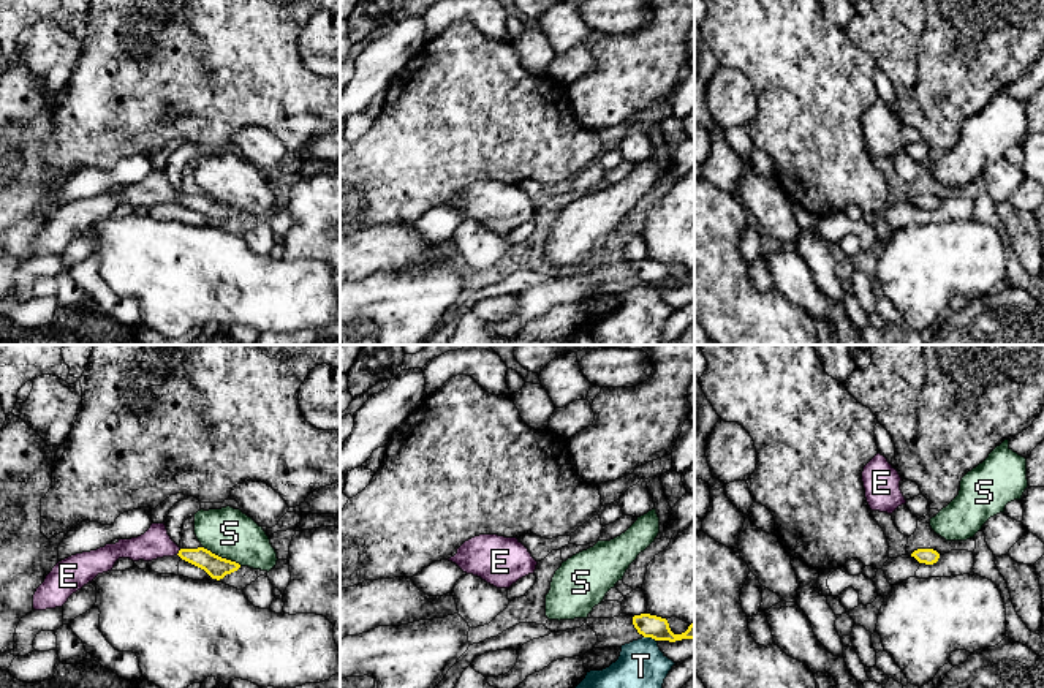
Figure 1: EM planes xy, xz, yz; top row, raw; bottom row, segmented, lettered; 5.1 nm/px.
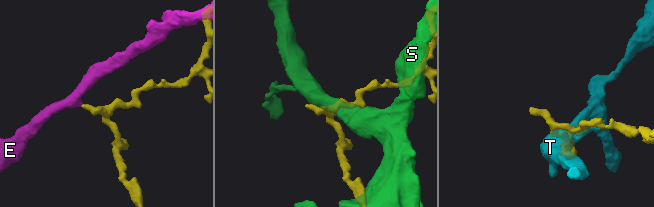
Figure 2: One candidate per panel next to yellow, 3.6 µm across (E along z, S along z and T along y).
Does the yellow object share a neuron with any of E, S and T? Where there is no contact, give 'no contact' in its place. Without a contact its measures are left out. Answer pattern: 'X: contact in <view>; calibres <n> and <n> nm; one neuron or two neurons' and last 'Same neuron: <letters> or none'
E: contact in xy; calibres 110 and 160 nm; one neuron
S: contact in xy; calibres 110 and 260 nm; two neurons
T: contact in xz; calibres 120 and 240 nm; two neurons
Same neuron: E

